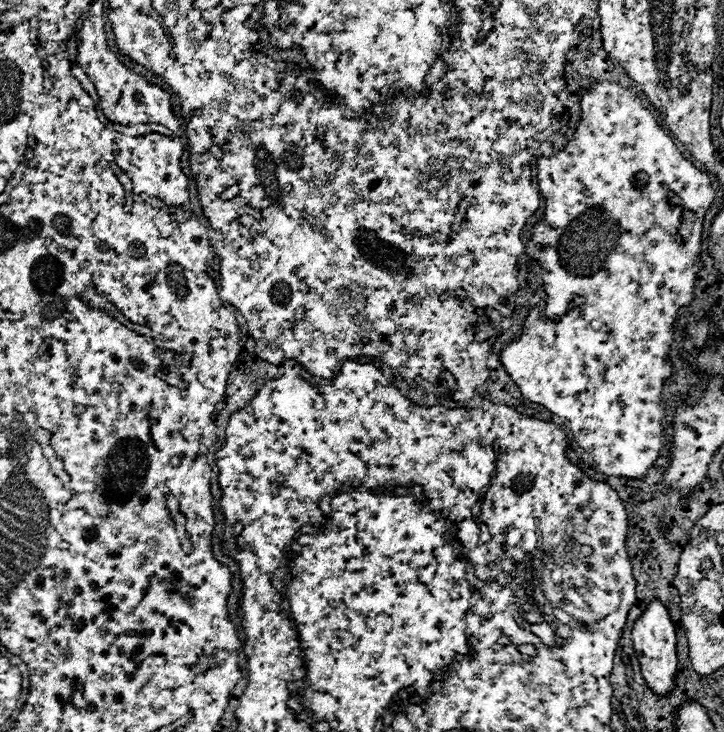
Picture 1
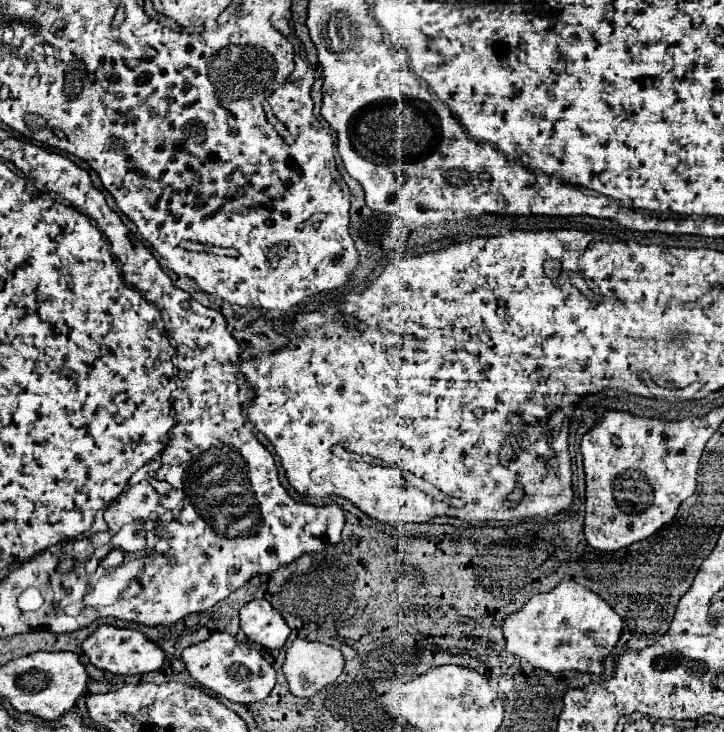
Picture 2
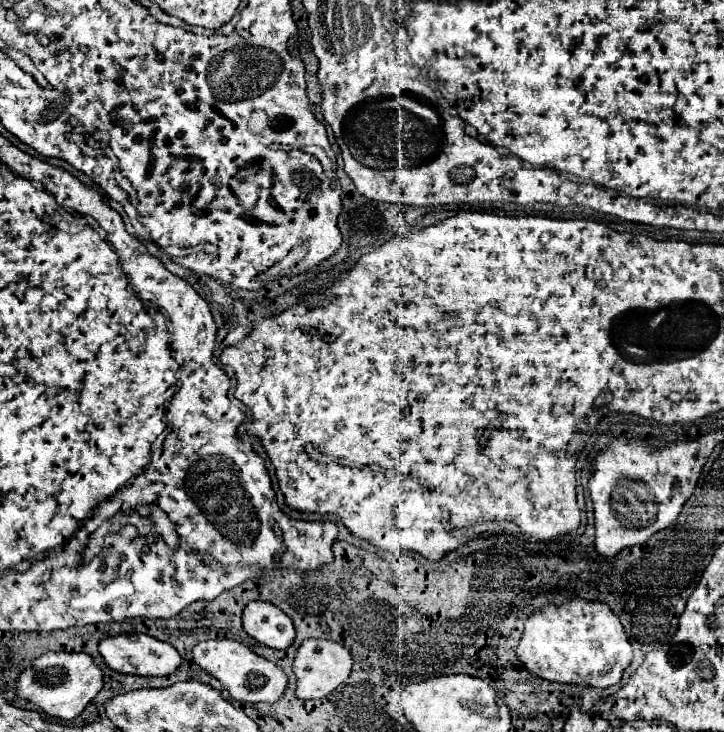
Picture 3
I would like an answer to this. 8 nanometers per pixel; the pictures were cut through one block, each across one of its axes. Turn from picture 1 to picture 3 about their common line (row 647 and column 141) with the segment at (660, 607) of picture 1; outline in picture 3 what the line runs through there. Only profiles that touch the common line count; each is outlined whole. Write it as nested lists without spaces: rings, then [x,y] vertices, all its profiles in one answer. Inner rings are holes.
[[[118,634],[108,636],[98,644],[98,652],[104,662],[122,674],[136,674],[136,676],[168,676],[180,666],[180,654],[168,642],[160,642],[146,634]]]

